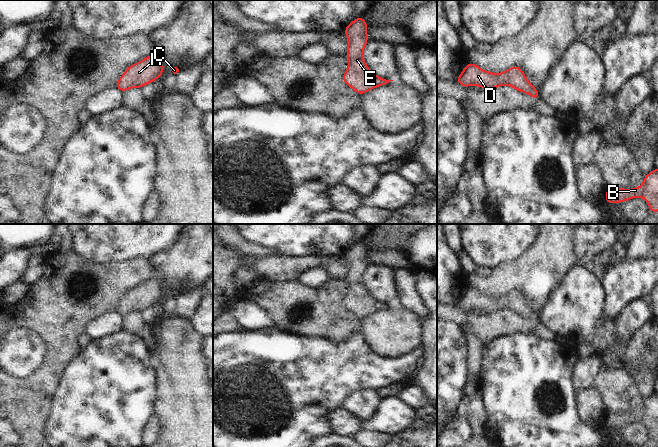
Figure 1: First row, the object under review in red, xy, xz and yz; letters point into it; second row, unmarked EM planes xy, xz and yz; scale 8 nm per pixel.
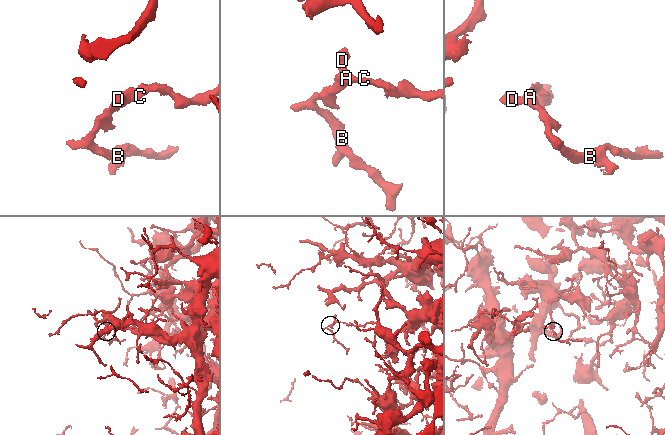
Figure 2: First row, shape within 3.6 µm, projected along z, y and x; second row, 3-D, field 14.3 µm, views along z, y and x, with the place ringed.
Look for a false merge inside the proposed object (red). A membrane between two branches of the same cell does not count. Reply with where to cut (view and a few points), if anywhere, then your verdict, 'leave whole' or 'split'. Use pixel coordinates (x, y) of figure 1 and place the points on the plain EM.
no cut; leave whole

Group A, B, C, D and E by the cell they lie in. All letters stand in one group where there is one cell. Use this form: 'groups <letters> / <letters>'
groups A B C D E

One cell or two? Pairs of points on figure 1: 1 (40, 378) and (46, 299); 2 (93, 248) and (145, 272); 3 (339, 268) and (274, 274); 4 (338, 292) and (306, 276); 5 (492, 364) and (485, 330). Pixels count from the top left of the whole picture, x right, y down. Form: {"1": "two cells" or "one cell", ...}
{"1": "one cell", "2": "two cells", "3": "one cell", "4": "two cells", "5": "two cells"}

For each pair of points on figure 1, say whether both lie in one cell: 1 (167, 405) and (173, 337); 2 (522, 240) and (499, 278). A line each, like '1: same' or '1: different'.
1: same
2: different

